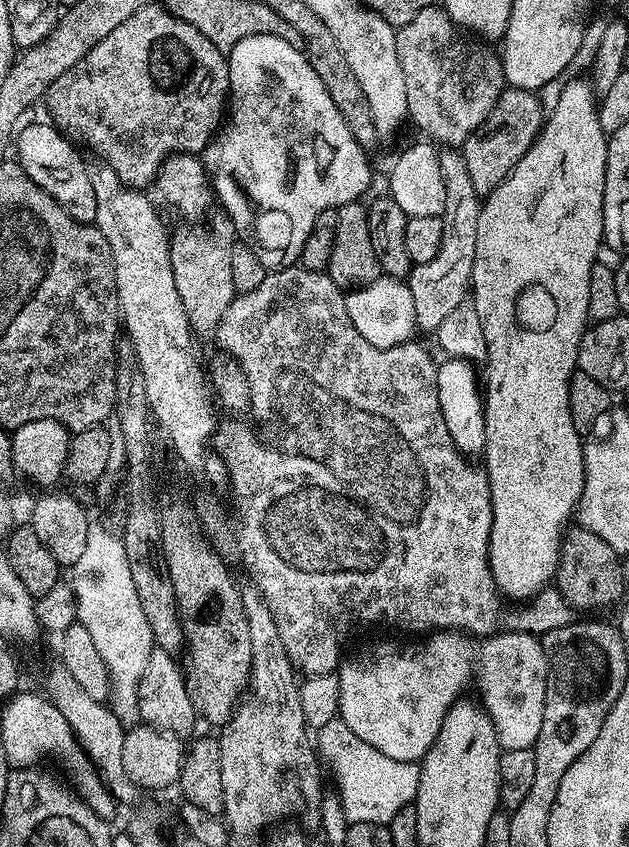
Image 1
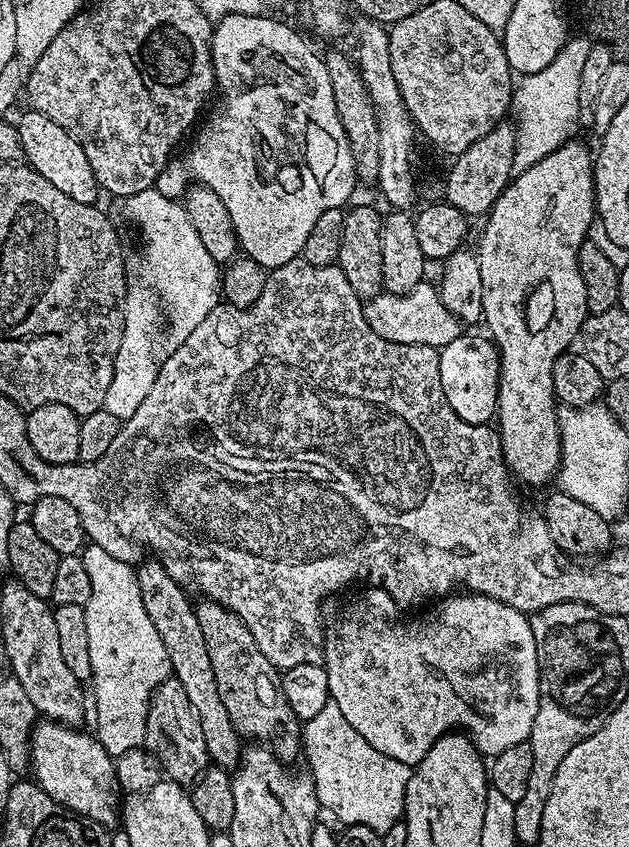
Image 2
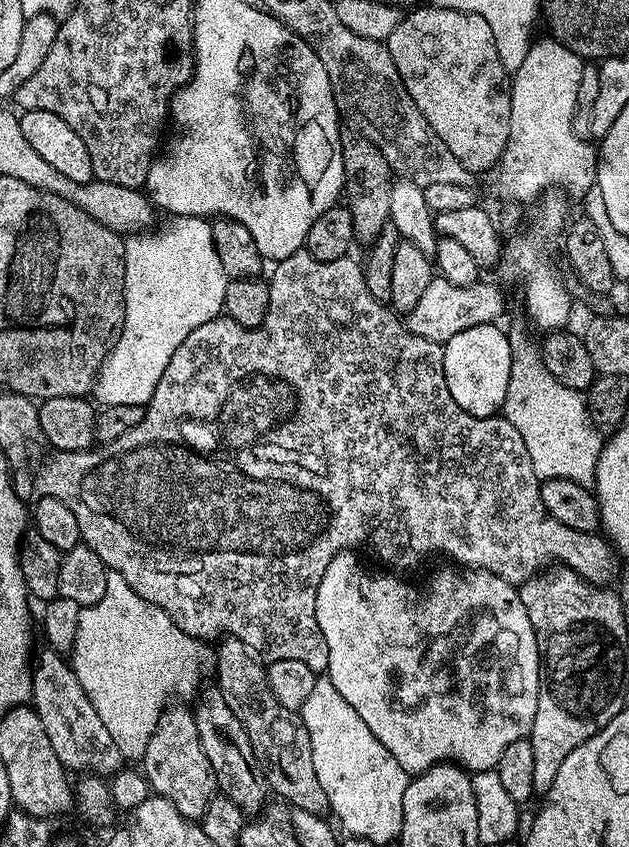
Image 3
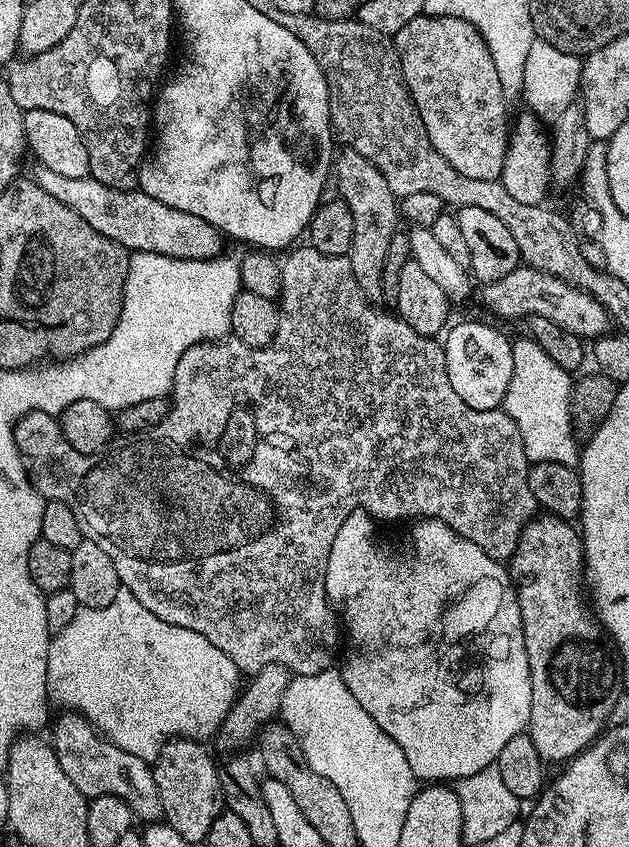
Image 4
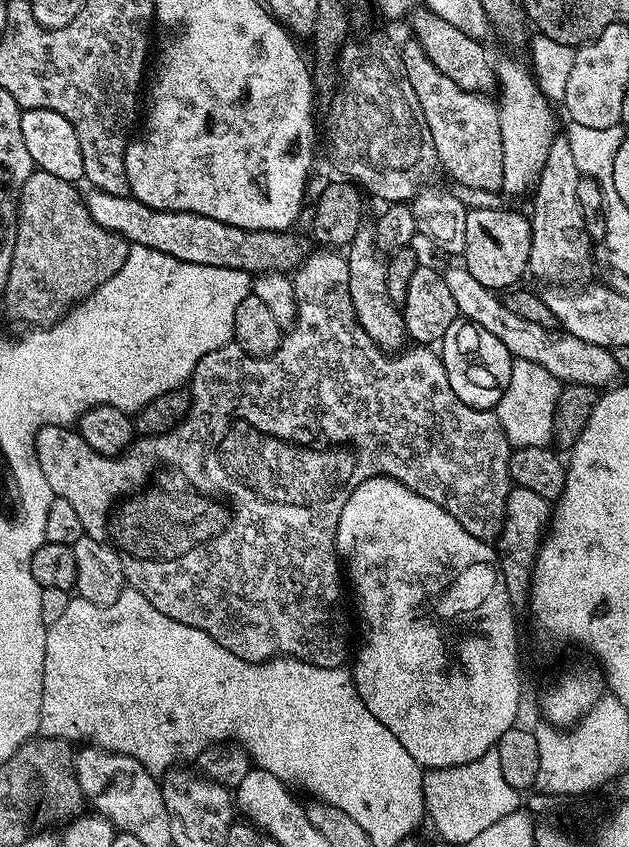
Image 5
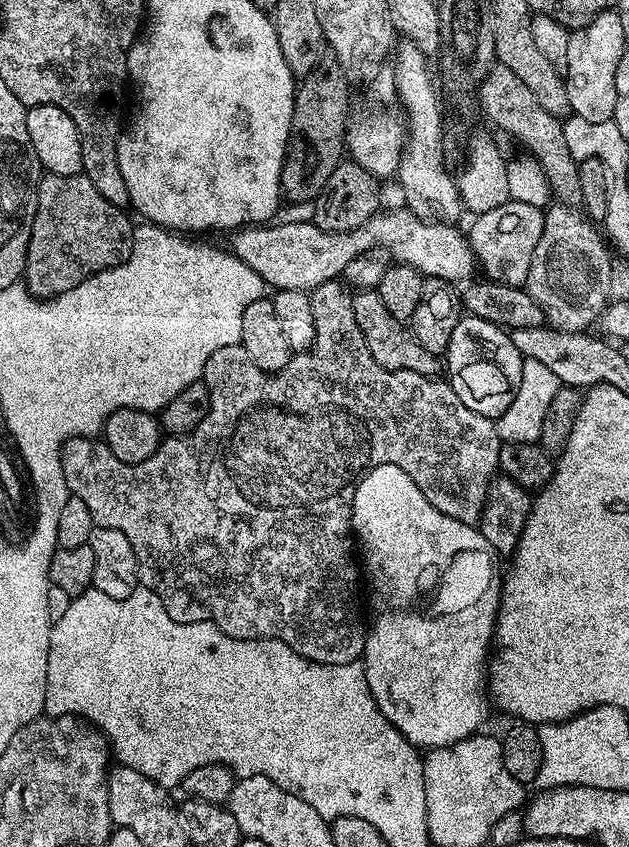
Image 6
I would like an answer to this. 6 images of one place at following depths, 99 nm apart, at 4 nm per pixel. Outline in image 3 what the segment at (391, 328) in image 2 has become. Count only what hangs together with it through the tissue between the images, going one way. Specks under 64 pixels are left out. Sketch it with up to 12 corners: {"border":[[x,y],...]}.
{"border":[[433,275],[406,313],[418,338],[444,343],[497,323],[504,296],[492,284],[454,286]]}

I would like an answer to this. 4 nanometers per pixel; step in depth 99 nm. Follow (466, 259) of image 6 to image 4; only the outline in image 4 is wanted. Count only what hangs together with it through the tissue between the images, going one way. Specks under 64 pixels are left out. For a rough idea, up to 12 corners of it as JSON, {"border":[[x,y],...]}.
{"border":[[37,163],[42,190],[129,253],[215,260],[221,232],[139,190]]}

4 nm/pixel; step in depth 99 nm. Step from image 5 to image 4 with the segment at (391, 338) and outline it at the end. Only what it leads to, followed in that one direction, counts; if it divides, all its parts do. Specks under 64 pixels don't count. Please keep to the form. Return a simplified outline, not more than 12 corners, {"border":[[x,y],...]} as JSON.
{"border":[[358,150],[334,156],[350,206],[350,270],[381,299],[386,246],[401,223],[398,197]]}

